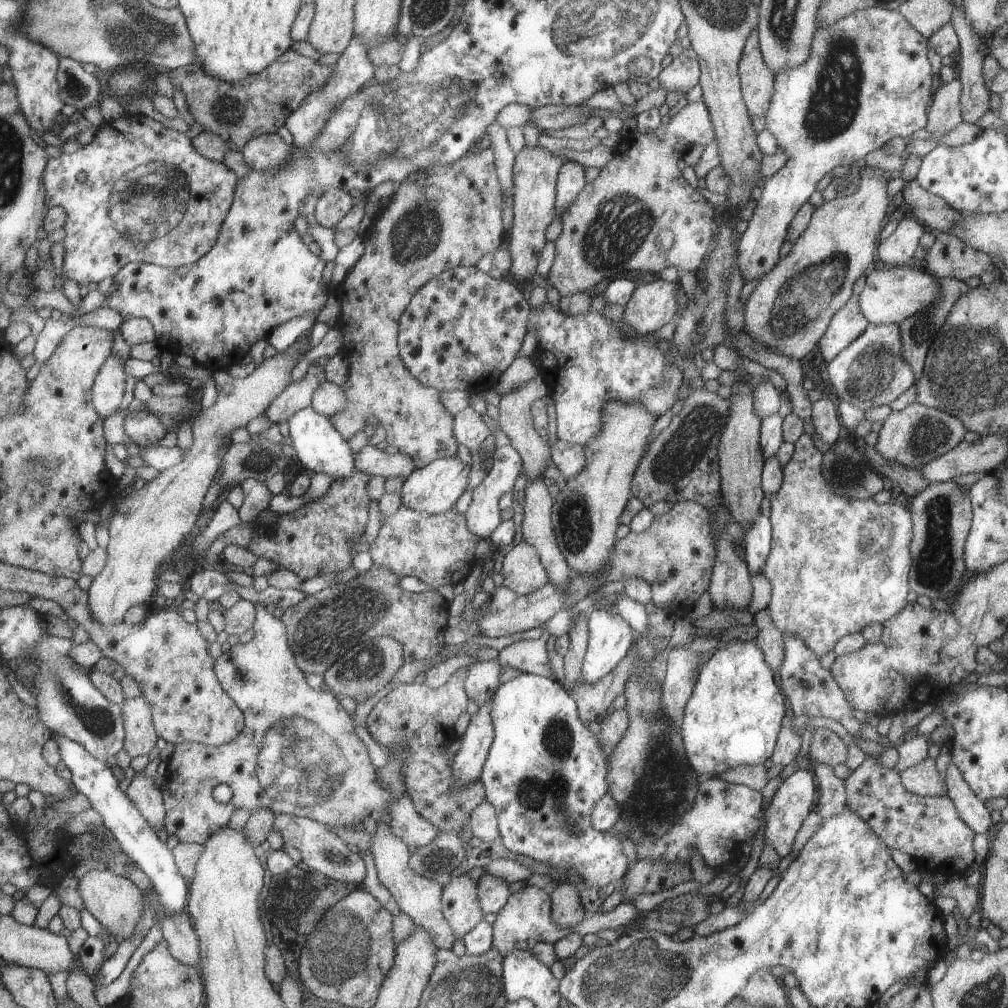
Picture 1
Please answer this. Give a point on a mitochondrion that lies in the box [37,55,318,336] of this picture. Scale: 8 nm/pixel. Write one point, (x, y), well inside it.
(158, 186)

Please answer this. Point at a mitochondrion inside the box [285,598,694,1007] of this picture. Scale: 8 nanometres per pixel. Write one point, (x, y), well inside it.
(345, 952)

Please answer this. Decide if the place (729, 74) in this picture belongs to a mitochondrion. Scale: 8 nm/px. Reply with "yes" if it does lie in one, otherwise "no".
no

